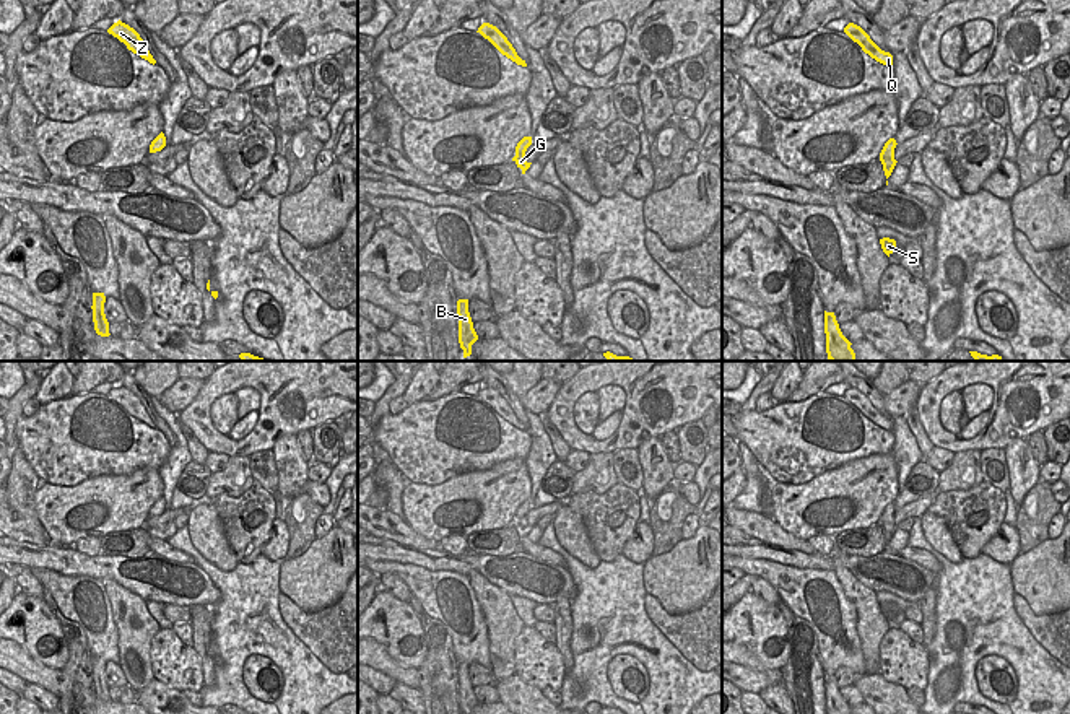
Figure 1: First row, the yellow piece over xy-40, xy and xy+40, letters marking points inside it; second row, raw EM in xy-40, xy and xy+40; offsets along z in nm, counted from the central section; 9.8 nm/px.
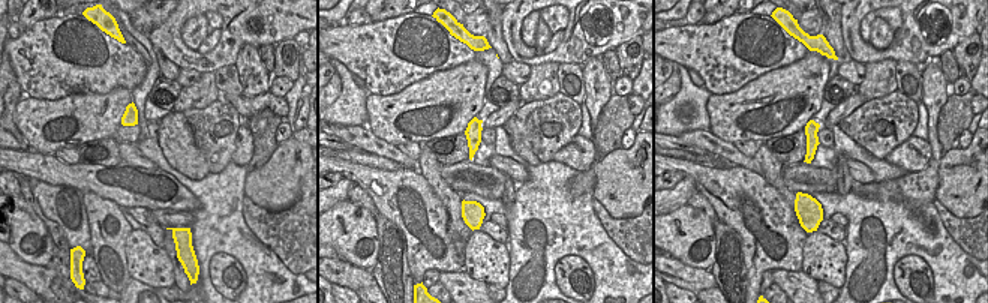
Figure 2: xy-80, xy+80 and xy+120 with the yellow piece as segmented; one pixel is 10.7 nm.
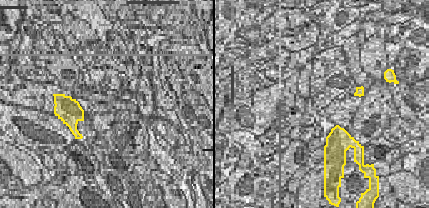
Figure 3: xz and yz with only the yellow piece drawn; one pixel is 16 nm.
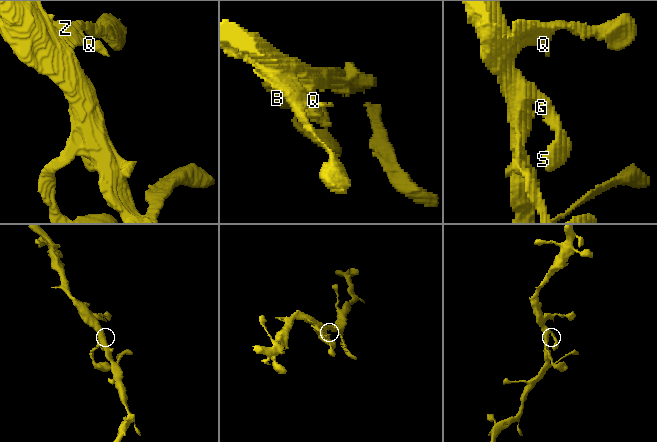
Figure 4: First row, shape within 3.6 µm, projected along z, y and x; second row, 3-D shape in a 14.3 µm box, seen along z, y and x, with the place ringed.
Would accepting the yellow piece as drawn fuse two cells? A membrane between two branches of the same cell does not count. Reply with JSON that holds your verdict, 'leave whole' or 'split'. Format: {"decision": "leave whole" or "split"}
{"decision": "leave whole"}

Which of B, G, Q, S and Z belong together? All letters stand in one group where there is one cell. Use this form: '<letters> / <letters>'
B G Q S Z

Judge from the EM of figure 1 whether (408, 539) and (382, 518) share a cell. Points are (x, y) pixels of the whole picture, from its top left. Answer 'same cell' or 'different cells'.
same cell

